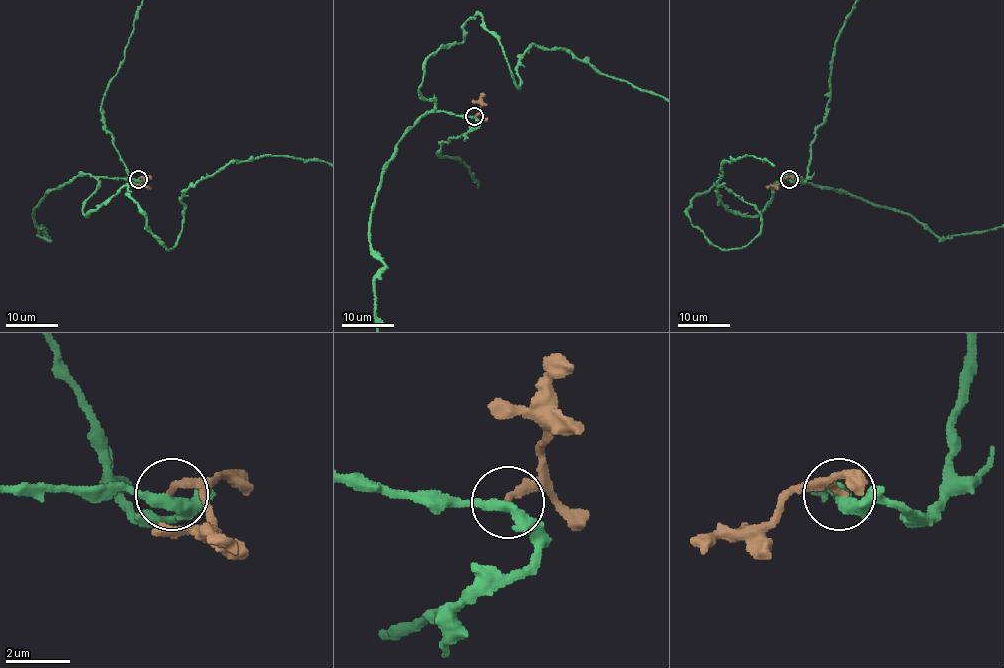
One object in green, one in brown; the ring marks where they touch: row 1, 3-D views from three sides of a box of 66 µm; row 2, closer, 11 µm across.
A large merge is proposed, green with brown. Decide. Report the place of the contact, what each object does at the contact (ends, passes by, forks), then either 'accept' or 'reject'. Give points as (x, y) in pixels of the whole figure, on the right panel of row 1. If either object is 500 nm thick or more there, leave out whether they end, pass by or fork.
at (789, 179); green passes by; brown ends there; reject

